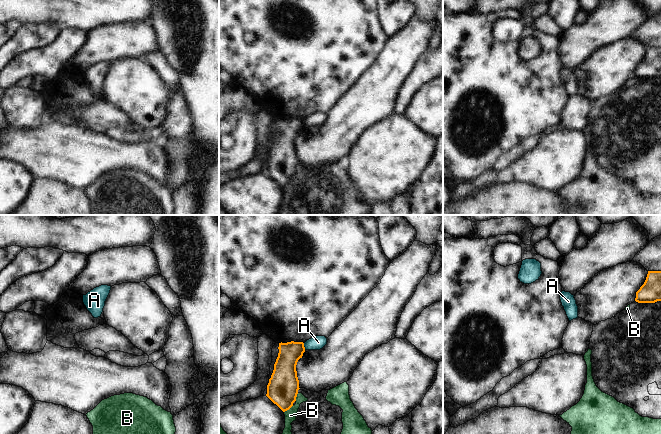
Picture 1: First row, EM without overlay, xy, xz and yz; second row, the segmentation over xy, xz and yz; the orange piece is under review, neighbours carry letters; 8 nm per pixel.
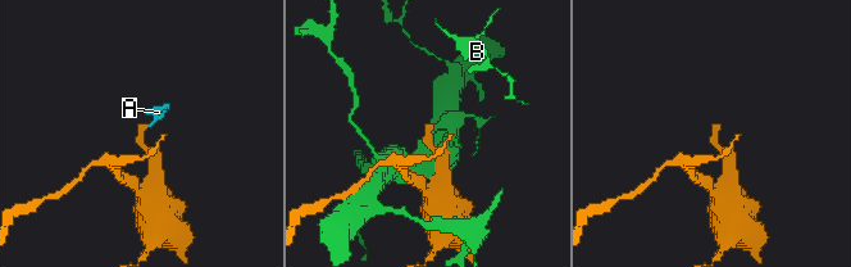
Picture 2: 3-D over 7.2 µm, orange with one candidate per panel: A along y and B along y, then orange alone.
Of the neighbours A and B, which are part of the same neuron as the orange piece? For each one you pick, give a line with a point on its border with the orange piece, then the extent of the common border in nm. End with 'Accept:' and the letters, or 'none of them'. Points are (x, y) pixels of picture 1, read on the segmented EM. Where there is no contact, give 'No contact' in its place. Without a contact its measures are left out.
Accept: none of them.

